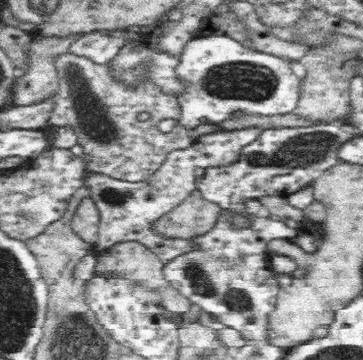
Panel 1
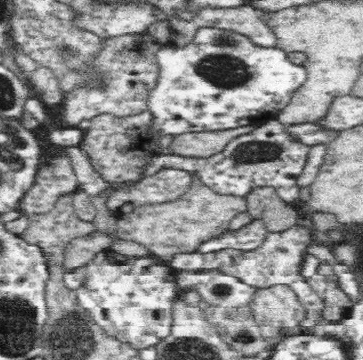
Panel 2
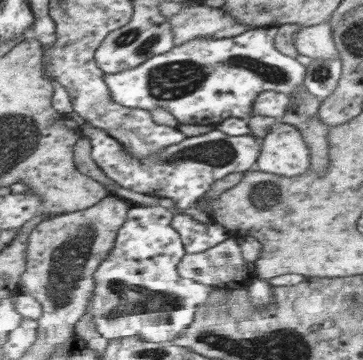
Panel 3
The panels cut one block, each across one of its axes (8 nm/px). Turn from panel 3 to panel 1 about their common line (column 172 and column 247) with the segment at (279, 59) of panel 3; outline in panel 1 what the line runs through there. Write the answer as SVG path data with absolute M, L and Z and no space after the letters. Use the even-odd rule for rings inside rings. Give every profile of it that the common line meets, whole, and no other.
M224 36L220 38L200 38L200 40L190 40L182 52L182 64L178 66L178 76L182 82L188 84L188 92L186 96L182 96L182 100L178 100L182 104L182 120L176 122L160 122L158 128L164 134L176 132L176 130L184 130L184 132L192 132L194 128L218 128L218 122L226 120L230 114L238 114L238 112L250 112L250 114L262 114L264 118L268 116L290 116L292 110L296 110L298 100L300 100L300 82L288 62L284 62L284 58L278 56L270 56L270 54L262 54L262 52L252 52L242 48L240 44L236 44L234 40L228 40Z

